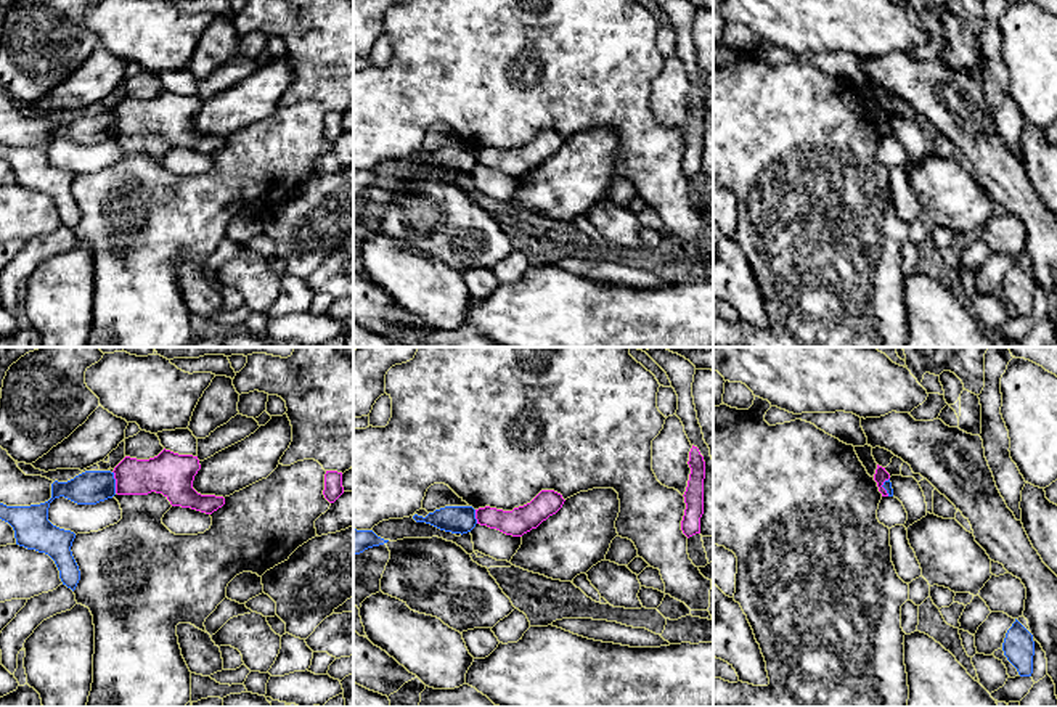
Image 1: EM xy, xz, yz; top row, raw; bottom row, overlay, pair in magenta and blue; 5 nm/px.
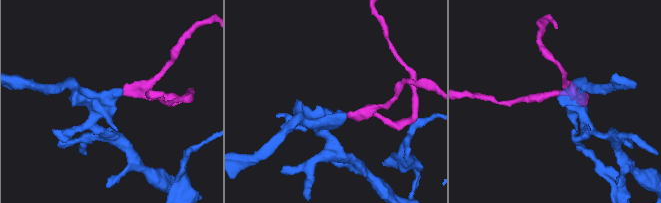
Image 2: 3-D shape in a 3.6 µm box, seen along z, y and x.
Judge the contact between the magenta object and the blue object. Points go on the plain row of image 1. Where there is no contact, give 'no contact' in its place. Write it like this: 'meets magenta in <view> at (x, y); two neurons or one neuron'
meets magenta in xy at (116, 122); two neurons

